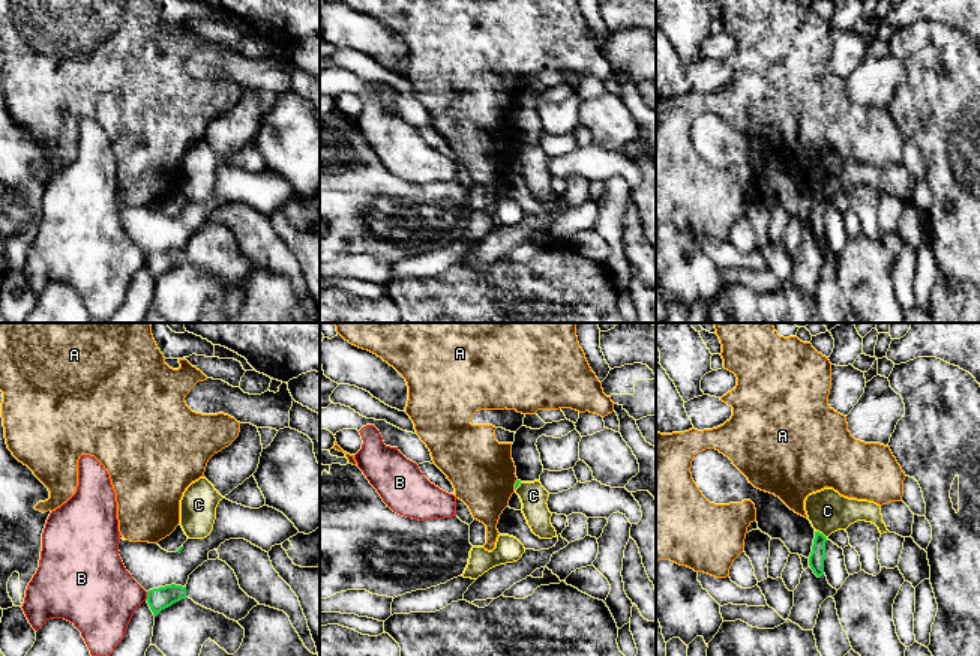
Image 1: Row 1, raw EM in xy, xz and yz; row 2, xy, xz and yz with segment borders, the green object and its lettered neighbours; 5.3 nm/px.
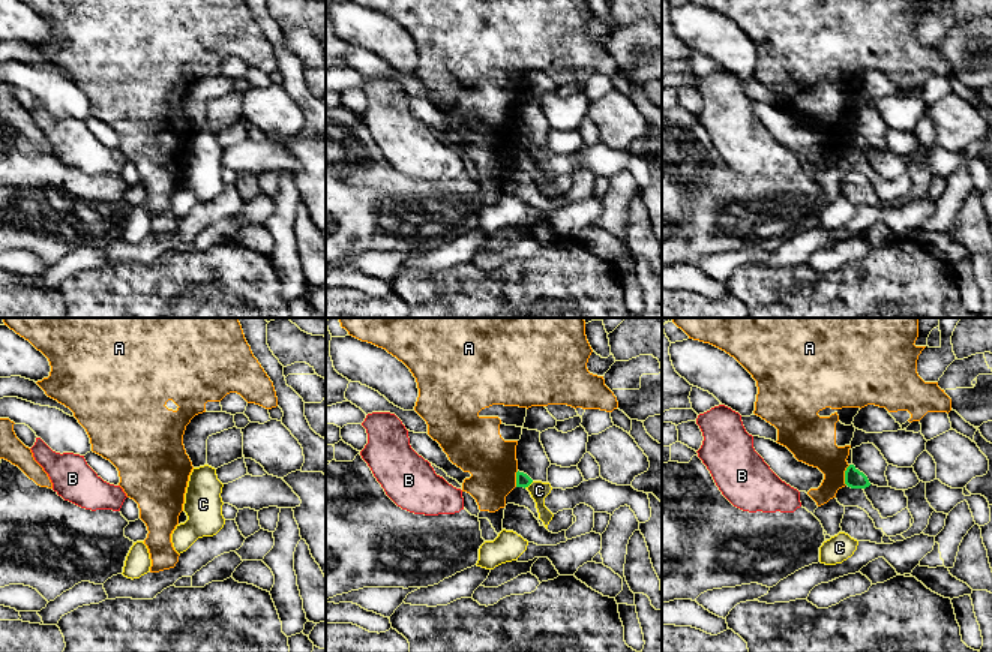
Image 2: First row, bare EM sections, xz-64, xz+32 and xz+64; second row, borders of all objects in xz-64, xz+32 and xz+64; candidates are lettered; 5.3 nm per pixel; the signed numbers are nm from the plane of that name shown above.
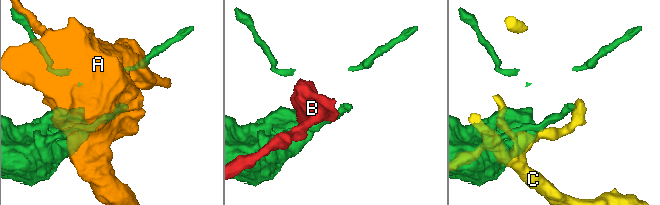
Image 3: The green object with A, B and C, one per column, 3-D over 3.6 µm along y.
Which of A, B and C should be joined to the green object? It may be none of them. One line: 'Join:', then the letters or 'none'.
Join: none

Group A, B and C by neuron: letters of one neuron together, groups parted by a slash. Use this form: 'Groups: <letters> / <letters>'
Groups: A / B / C

